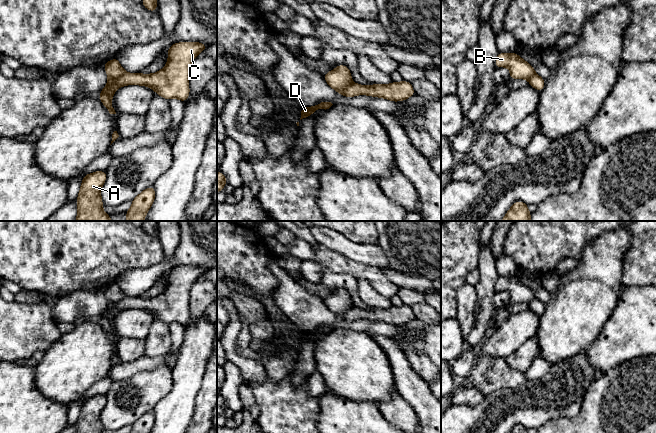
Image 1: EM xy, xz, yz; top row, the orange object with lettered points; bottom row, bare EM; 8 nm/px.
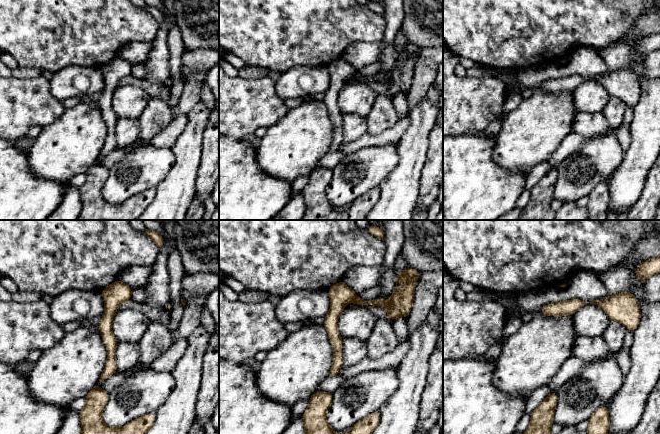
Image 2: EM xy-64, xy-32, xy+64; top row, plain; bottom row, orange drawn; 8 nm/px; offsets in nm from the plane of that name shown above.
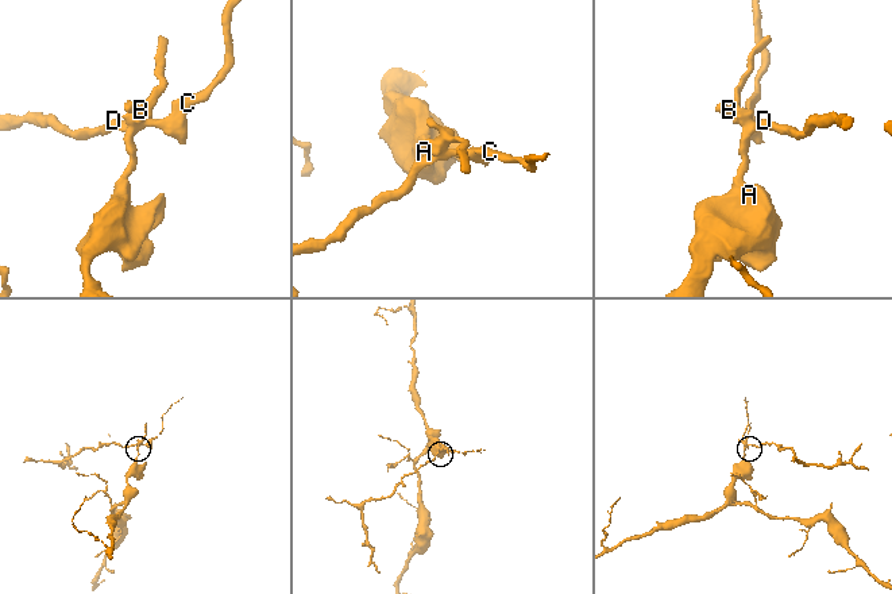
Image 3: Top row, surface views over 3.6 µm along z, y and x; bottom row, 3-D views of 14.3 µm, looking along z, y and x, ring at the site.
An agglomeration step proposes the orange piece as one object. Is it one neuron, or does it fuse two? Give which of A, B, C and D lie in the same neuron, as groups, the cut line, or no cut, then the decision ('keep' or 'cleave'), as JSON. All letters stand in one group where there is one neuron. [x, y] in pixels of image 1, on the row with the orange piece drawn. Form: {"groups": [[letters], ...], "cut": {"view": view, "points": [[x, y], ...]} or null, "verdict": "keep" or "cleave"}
{"groups": [["A", "B"], ["C", "D"]], "cut": {"view": "xy", "points": [[126, 72], [121, 74], [112, 83], [106, 85]]}, "verdict": "cleave"}

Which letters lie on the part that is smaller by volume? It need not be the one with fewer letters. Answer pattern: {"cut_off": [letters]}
{"cut_off": ["C", "D"]}

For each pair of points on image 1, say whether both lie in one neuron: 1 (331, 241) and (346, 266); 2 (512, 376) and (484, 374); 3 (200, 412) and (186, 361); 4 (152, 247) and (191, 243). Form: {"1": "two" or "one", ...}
{"1": "two", "2": "one", "3": "two", "4": "two"}

